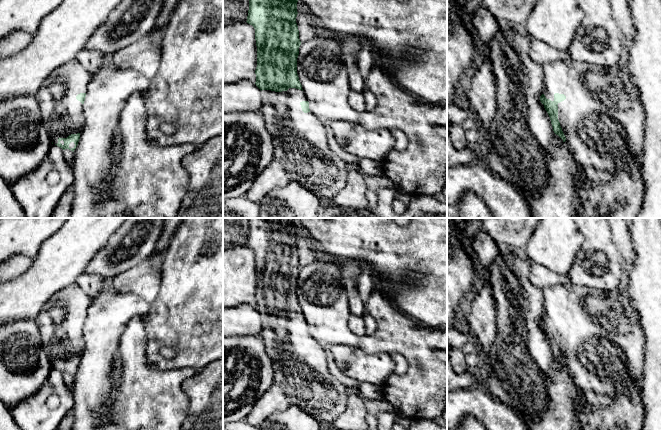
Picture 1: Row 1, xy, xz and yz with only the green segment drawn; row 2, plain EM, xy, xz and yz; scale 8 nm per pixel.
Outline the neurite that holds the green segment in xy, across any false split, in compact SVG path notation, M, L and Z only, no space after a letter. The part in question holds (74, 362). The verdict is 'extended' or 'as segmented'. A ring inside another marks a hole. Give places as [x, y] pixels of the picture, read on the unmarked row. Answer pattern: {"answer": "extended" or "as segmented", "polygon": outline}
{"answer": "extended", "polygon": "M76 283L53 294L37 317L52 368L74 376L85 348L83 328L92 298Z"}

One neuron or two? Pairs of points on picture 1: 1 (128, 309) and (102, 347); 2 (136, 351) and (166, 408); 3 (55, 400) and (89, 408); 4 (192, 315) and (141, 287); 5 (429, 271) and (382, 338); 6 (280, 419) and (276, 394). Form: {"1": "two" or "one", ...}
{"1": "one", "2": "one", "3": "two", "4": "two", "5": "two", "6": "two"}

